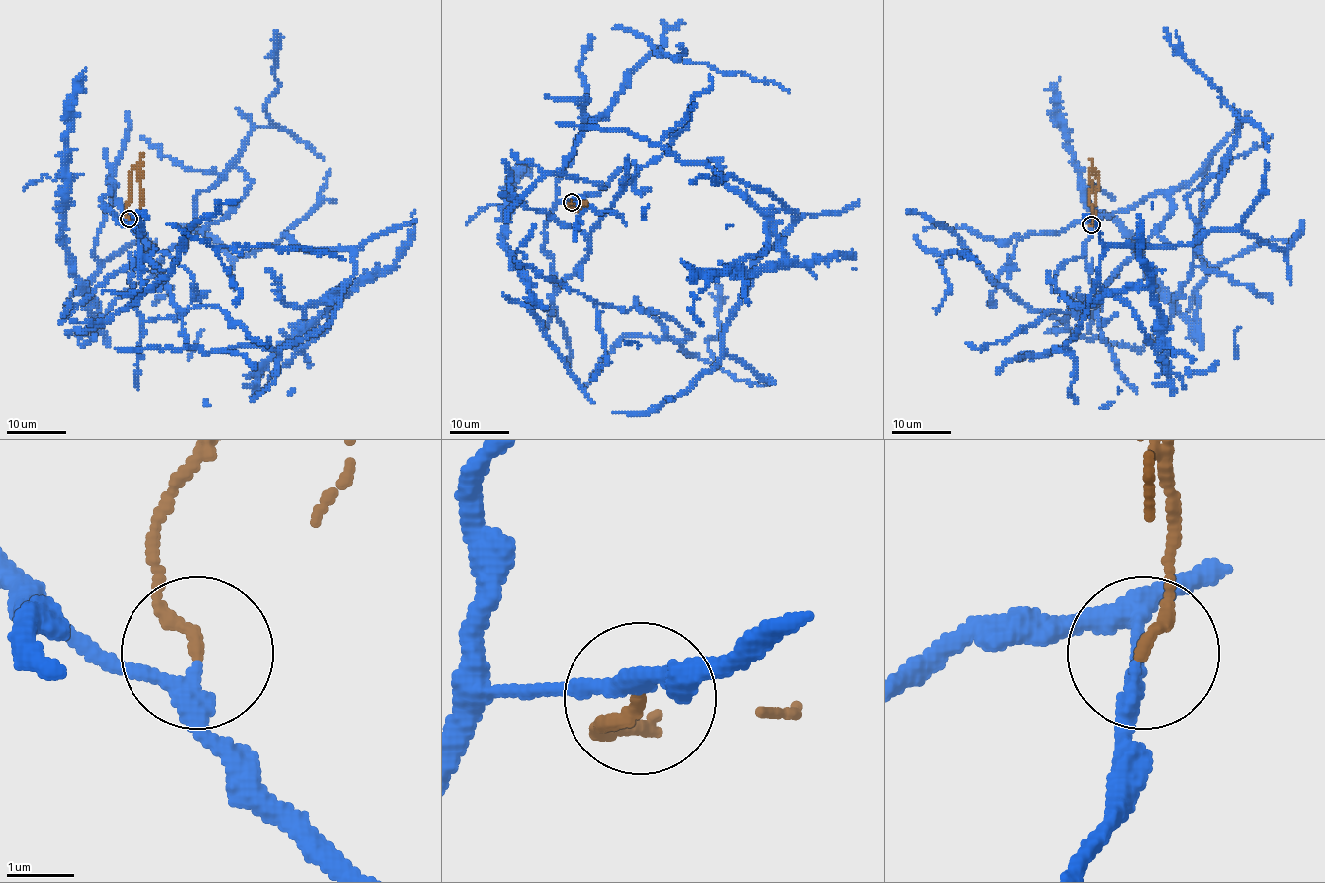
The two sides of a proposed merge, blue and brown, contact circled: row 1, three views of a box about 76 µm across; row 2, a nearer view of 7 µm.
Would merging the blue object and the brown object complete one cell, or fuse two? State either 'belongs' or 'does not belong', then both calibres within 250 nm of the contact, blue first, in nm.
does not belong; calibres 240 and 190 nm

